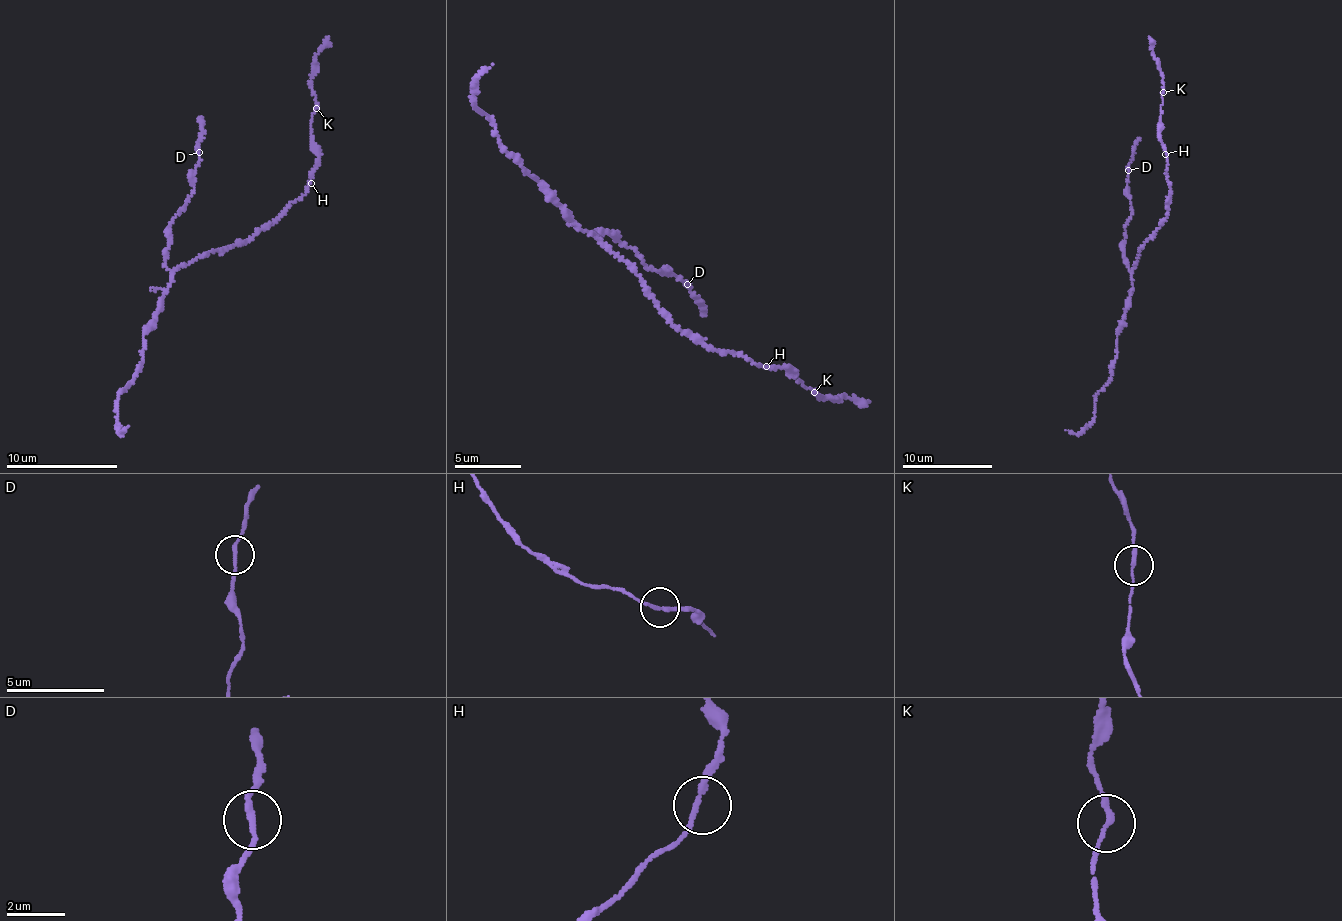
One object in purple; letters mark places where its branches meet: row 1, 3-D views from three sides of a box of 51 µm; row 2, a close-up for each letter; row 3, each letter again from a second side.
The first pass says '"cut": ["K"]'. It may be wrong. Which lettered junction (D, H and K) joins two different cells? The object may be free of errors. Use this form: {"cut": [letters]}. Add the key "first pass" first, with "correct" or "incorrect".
{"first pass": "incorrect", "cut": []}

